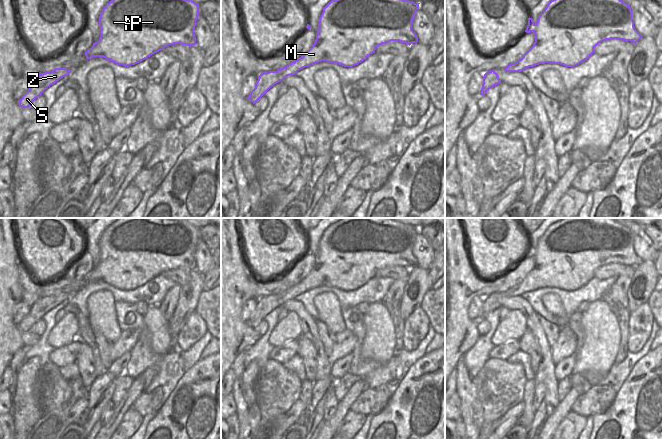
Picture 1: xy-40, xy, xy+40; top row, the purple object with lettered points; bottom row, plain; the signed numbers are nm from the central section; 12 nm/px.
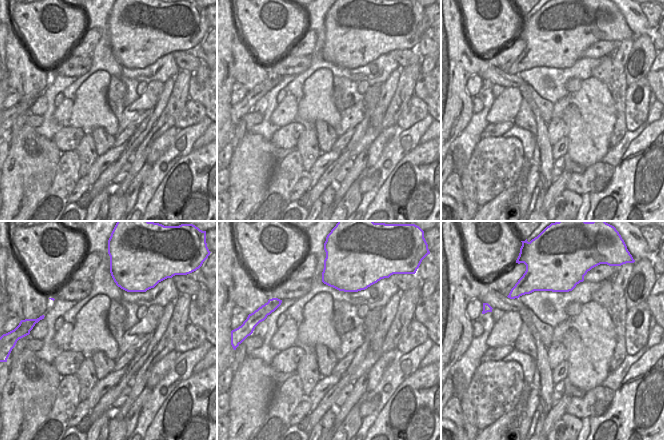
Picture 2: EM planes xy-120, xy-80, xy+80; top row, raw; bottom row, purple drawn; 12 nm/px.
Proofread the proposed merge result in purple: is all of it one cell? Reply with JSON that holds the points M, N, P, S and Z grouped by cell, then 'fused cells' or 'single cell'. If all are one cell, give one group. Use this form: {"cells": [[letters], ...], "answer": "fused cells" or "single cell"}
{"cells": [["M", "N", "P", "S", "Z"]], "answer": "single cell"}

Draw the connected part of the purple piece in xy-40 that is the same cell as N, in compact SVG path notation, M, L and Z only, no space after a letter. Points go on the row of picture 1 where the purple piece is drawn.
M111 0L99 16L100 38L84 54L87 59L103 57L117 65L129 67L169 45L181 44L191 47L196 45L194 29L199 14L199 4L192 0Z

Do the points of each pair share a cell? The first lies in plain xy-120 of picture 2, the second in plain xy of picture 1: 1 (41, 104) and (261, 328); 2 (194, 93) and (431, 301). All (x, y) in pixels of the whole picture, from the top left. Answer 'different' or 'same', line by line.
1: same
2: same

